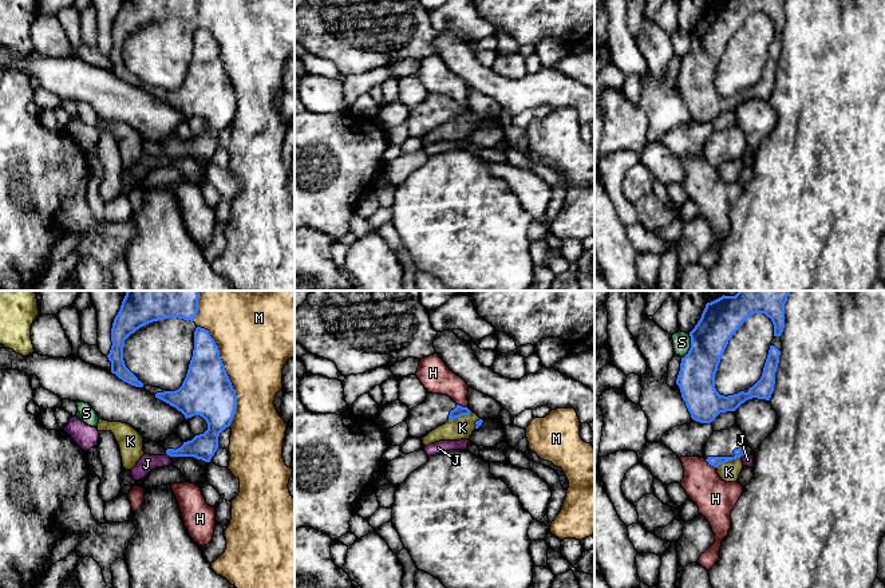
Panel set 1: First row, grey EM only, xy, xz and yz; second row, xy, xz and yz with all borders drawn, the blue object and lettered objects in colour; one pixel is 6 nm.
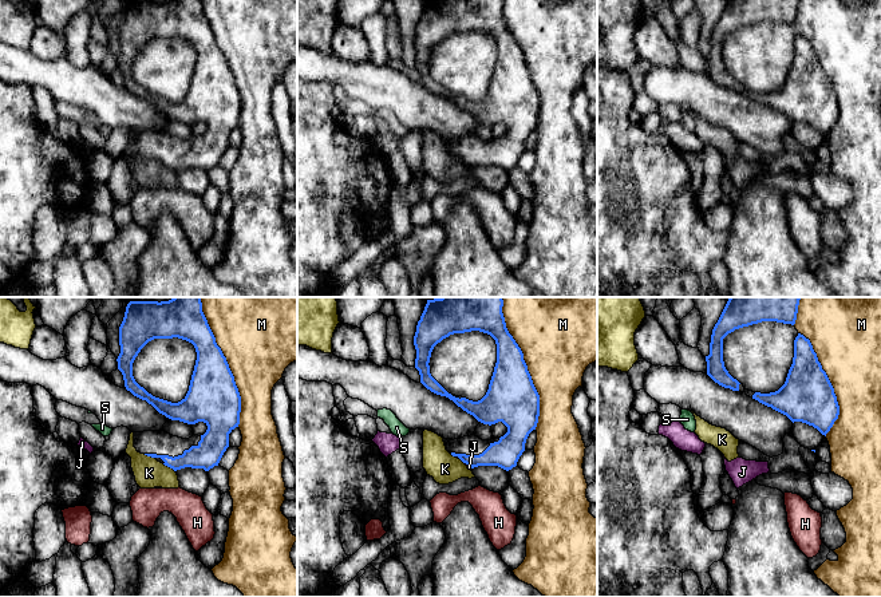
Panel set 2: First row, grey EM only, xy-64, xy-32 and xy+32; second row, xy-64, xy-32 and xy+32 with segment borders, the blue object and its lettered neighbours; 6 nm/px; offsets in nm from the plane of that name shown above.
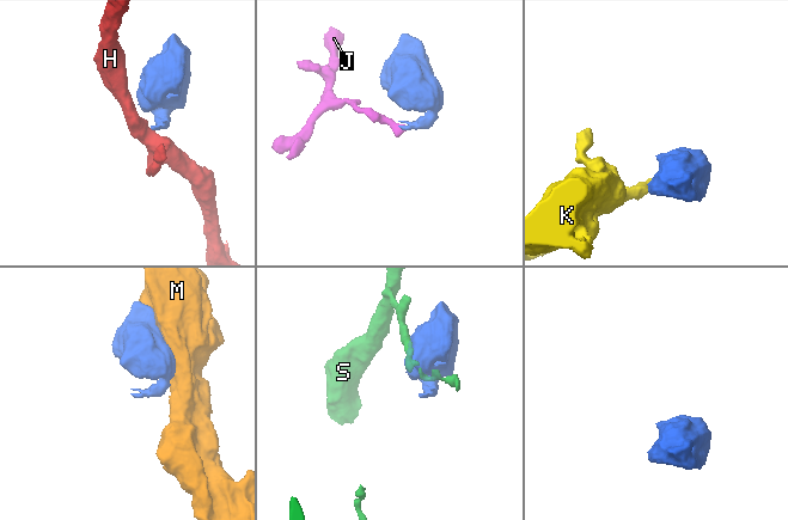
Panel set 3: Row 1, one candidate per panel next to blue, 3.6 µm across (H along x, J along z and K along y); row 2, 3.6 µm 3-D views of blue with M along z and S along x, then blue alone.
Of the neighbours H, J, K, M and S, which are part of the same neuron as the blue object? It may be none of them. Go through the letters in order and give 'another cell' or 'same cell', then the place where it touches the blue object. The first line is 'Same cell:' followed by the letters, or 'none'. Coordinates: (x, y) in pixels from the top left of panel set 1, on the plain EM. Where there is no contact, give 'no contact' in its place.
Same cell: none
H: another cell | yz (710, 164)
J: another cell | xy (169, 154)
K: another cell | yz (727, 161)
M: another cell | xy (226, 74)
S: another cell | yz (691, 46)

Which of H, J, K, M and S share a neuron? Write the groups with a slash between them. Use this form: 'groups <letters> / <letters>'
groups H / J / K / M / S

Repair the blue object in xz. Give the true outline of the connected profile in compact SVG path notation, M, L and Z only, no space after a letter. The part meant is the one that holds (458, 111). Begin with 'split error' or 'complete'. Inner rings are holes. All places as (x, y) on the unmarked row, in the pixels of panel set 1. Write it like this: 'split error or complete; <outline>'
split error; M428 92L422 104L411 108L407 118L408 133L414 138L423 138L447 121L470 113L467 107L457 104L447 95Z

